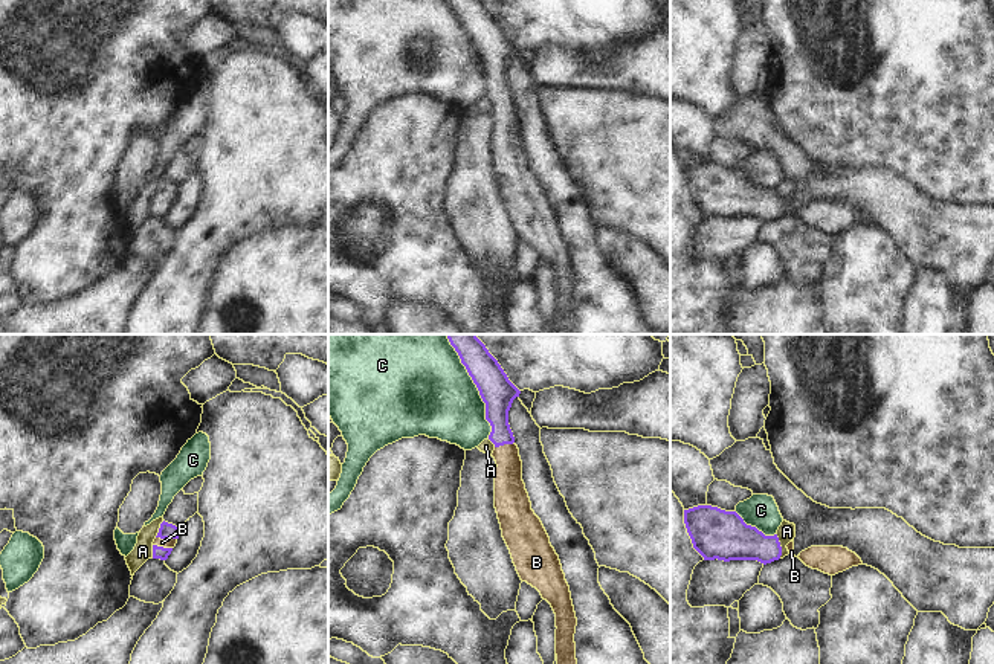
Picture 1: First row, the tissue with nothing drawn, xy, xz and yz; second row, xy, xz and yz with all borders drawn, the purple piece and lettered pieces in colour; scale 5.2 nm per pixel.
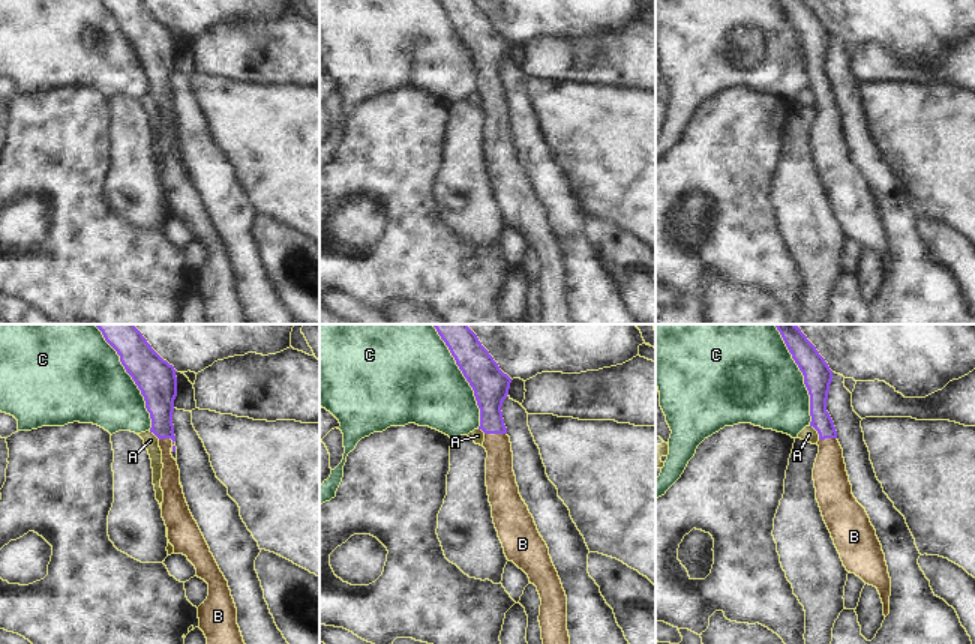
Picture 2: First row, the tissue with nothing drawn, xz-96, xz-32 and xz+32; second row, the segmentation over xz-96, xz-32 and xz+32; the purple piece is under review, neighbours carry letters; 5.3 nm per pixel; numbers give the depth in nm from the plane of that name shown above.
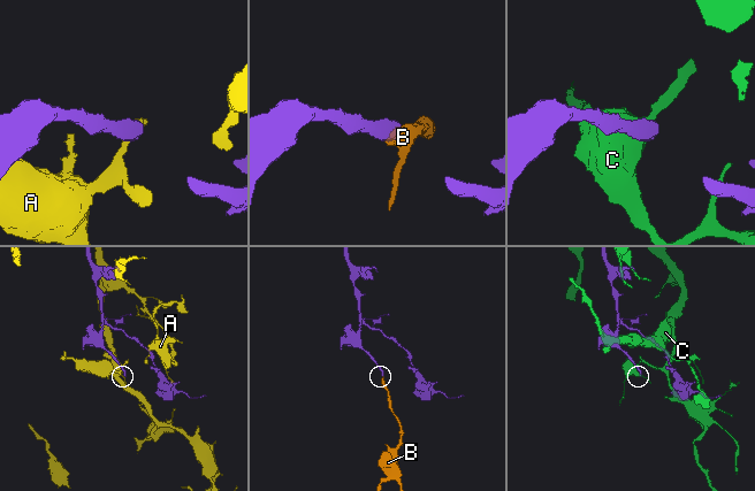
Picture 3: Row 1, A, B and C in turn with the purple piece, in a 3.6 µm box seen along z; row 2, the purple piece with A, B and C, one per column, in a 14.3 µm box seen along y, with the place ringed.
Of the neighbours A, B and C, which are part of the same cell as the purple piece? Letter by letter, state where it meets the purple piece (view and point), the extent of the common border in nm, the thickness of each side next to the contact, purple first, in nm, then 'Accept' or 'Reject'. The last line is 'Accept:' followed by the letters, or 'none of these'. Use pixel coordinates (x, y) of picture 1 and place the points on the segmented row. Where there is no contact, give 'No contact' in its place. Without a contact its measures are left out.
A: Touches purple at yz (780, 547). Shared border 130 nm. Thickness 200 nm (purple) against 100 nm. Reject
B: Touches purple at xy (167, 538). Shared border 110 nm. Thickness 80 nm (purple) against 50 nm. Accept
C: Touches purple at xz (477, 386). Shared border 600 nm. Thickness 180 nm (purple) against 460 nm. Reject
Accept: B

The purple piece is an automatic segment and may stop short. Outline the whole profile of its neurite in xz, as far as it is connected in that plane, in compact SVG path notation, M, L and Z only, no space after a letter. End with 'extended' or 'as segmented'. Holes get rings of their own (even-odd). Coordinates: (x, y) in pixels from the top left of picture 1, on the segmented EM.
M446 334L458 353L461 363L476 385L486 403L486 420L492 426L489 440L495 444L492 456L496 461L495 472L495 508L502 530L502 537L510 550L513 563L522 582L536 588L556 614L556 655L557 664L577 664L574 633L577 618L565 580L559 556L550 543L550 537L541 519L531 510L531 502L522 481L522 461L515 437L508 424L508 411L521 391L508 380L498 360L489 353L476 334Z | extended

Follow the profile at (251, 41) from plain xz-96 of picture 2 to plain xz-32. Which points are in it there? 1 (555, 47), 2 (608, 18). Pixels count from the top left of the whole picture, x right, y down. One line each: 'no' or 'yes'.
1: yes
2: no

